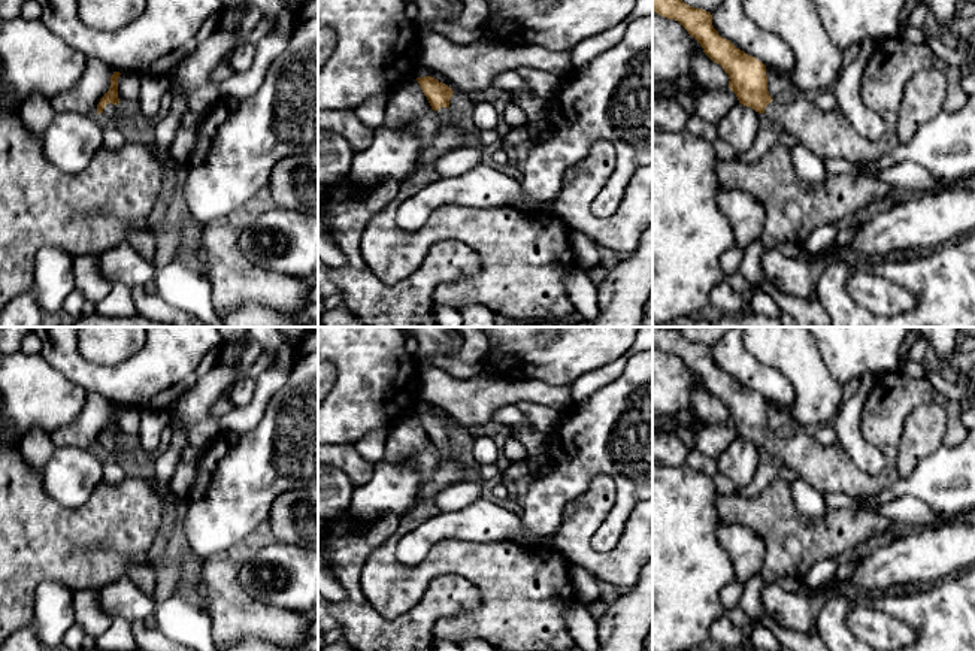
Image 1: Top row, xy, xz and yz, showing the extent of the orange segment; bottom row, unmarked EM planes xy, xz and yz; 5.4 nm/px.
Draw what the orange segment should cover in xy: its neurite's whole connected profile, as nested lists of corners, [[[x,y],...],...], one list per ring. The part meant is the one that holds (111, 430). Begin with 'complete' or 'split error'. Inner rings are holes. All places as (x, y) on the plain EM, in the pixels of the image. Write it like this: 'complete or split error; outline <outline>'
split error; outline [[[113,406],[113,409],[110,411],[110,421],[109,426],[100,433],[99,439],[97,439],[97,448],[100,451],[113,451],[115,445],[116,445],[116,439],[119,437],[118,433],[118,412],[119,412],[119,406]]]

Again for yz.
split error; outline [[[652,327],[652,345],[660,351],[678,355],[691,372],[694,372],[703,387],[729,409],[729,423],[736,429],[741,439],[764,448],[773,461],[787,466],[820,493],[847,494],[853,497],[872,497],[884,493],[900,478],[897,473],[897,449],[908,415],[921,405],[941,405],[947,411],[947,432],[944,445],[960,445],[969,430],[960,418],[962,408],[957,402],[938,393],[927,381],[909,376],[905,372],[888,372],[876,378],[863,409],[863,434],[876,445],[885,457],[885,466],[878,475],[862,472],[845,452],[841,443],[830,446],[820,445],[811,430],[793,429],[785,433],[773,434],[767,426],[766,400],[736,382],[730,375],[721,372],[712,360],[712,349],[703,343],[691,342],[684,337],[679,328]]]

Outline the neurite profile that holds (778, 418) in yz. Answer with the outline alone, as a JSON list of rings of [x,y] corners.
[[[766,402],[767,426],[773,434],[785,433],[791,426],[790,411],[773,402]]]

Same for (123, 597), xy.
[[[122,576],[100,588],[99,605],[110,618],[118,615],[137,627],[154,617],[157,602]]]

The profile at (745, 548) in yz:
[[[720,523],[715,533],[718,542],[729,554],[733,563],[735,578],[741,584],[745,584],[751,576],[760,573],[766,546],[751,527],[738,523]]]

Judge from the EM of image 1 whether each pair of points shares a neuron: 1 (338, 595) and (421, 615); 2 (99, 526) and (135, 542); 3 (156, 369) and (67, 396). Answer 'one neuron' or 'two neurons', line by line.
1: two neurons
2: one neuron
3: two neurons

